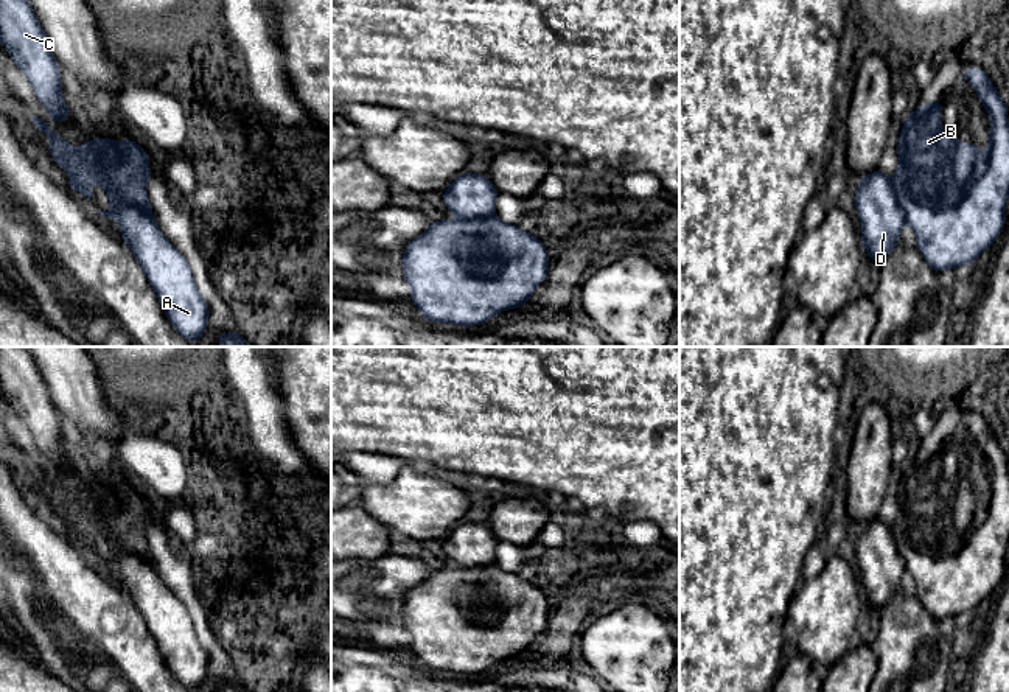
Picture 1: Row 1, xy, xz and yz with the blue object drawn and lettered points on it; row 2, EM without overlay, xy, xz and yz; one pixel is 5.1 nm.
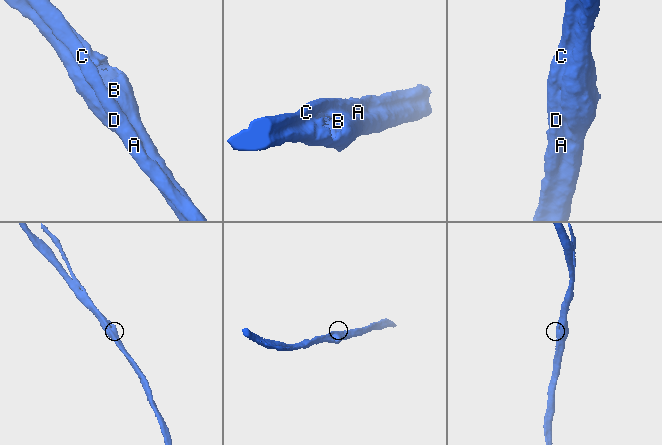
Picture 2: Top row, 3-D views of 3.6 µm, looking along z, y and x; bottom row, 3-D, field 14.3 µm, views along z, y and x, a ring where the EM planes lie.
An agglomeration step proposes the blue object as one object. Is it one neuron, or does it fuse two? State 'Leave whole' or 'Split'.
Leave whole

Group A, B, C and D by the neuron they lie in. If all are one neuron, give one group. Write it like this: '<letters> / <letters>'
A B C D

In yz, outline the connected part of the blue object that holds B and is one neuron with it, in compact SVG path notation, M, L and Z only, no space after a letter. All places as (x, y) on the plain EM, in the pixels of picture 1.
M962 417L992 467L989 495L978 499L973 490L958 491L942 476L942 449L917 456L902 474L897 504L900 515L892 527L880 516L860 527L855 558L861 572L861 592L874 611L882 613L902 586L903 572L916 582L917 597L937 622L947 617L973 614L992 596L1006 574L1009 547L1009 473L1007 454L983 417Z

